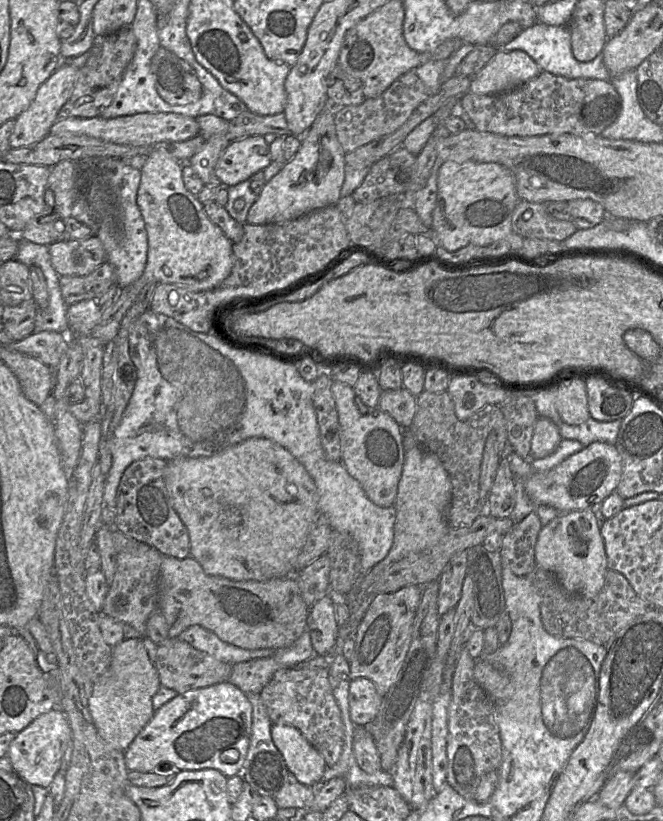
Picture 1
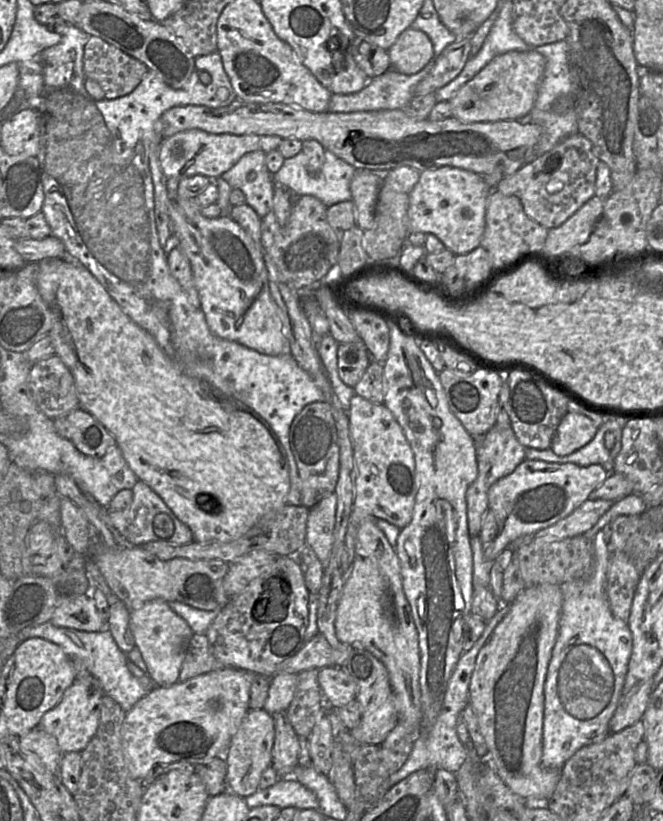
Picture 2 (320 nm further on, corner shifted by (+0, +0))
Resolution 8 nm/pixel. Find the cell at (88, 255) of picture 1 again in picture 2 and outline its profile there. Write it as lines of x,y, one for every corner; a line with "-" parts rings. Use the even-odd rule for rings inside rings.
51,235
42,240
17,239
15,248
26,261
26,264
45,259
62,258
66,253
63,242

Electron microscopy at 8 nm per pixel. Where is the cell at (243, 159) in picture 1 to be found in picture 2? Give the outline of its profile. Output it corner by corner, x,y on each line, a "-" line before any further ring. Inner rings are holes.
190,129
163,139
158,159
167,180
180,181
186,177
203,175
212,181
231,169
246,153
260,148
260,136
256,134
211,134
199,129

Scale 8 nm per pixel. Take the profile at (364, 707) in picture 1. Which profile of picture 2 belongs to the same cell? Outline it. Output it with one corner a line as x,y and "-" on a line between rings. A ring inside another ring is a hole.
325,667
318,671
323,698
334,709
356,700
357,686
343,667

